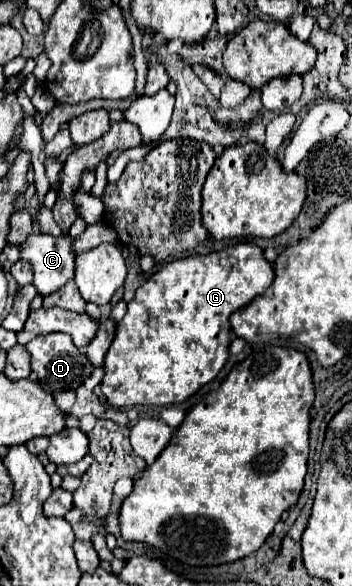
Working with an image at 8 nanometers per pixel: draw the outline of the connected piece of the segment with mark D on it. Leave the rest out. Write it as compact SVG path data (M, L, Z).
M62 332L38 336L38 338L34 338L32 342L26 344L26 350L30 354L32 372L38 376L40 384L44 384L52 392L78 388L90 376L90 372L94 370L94 366L86 358L86 354L72 344L72 338L68 334L62 334Z

